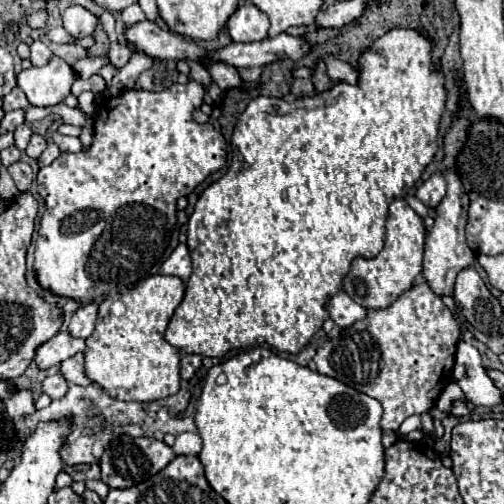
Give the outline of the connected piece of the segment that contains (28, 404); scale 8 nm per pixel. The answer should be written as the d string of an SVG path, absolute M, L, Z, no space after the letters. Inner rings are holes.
M17 391L17 393L13 393L9 399L5 399L5 411L7 411L7 415L9 415L11 419L31 415L31 413L35 411L31 391Z

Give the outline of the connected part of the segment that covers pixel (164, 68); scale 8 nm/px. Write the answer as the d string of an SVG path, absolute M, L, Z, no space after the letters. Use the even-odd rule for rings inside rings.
M157 59L149 69L145 69L137 83L135 89L145 89L145 91L163 91L167 87L171 87L179 77L177 71L177 63L175 61L163 61Z

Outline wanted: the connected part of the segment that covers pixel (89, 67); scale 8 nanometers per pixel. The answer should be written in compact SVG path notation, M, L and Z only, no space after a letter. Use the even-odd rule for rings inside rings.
M83 57L75 63L75 73L81 77L81 79L89 79L91 75L95 75L103 65L109 63L109 57Z

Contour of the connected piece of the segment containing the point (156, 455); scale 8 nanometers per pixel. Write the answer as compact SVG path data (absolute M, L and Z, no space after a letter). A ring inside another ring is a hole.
M119 437L119 439L113 439L105 447L105 453L99 459L101 481L109 489L129 489L129 487L157 475L173 459L175 459L173 449L159 439L153 439L153 437Z

